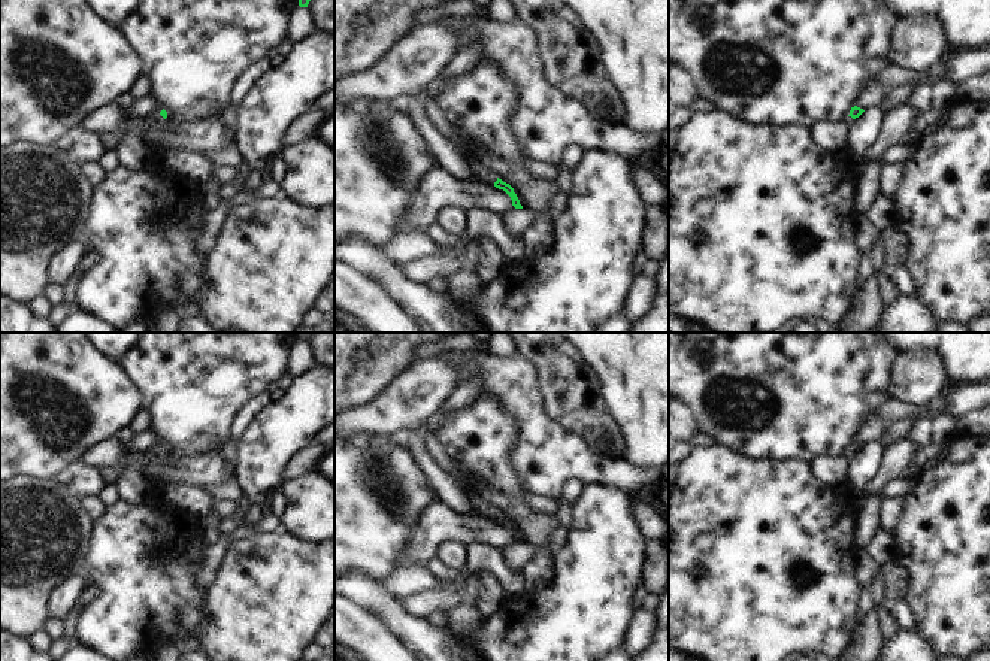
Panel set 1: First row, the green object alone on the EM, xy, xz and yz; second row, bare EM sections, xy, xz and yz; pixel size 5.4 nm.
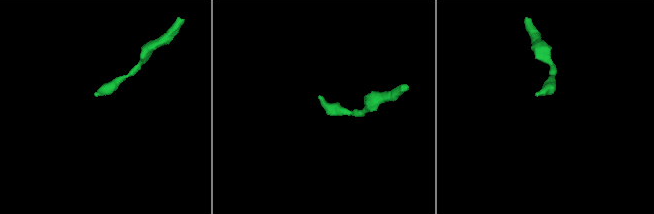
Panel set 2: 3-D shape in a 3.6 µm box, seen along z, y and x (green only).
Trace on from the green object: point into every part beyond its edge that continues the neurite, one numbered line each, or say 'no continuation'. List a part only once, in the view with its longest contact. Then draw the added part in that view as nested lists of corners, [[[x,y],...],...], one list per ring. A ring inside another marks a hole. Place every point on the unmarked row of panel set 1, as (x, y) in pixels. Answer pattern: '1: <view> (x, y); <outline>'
1: xy (130, 485); [[[154,446],[137,454],[133,461],[119,467],[119,474],[113,482],[118,498],[130,504],[143,504],[148,483],[145,466],[163,457],[164,452],[158,446]]]

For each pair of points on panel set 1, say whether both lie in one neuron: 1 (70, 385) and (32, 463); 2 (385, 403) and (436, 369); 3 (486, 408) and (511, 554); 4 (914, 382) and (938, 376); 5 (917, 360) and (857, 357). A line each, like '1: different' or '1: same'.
1: same
2: same
3: different
4: same
5: different

